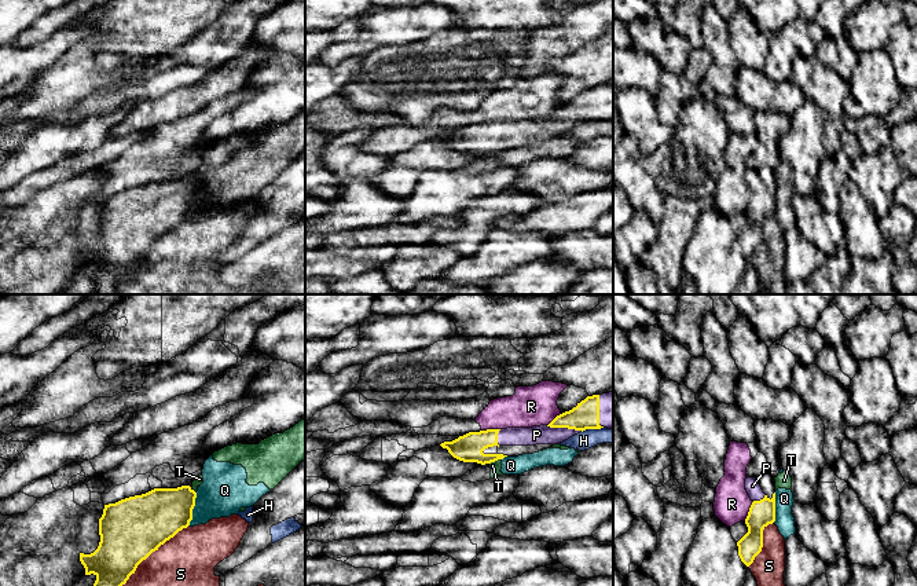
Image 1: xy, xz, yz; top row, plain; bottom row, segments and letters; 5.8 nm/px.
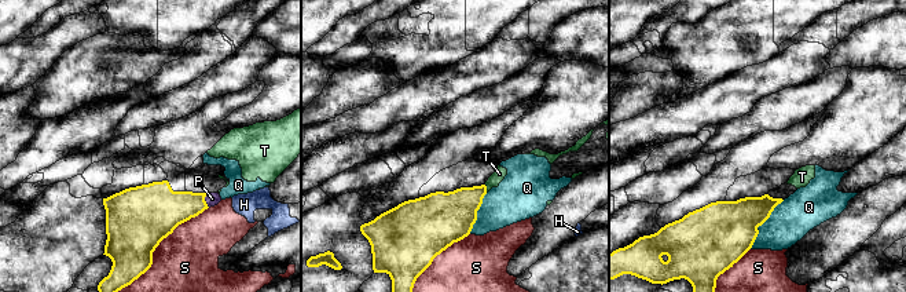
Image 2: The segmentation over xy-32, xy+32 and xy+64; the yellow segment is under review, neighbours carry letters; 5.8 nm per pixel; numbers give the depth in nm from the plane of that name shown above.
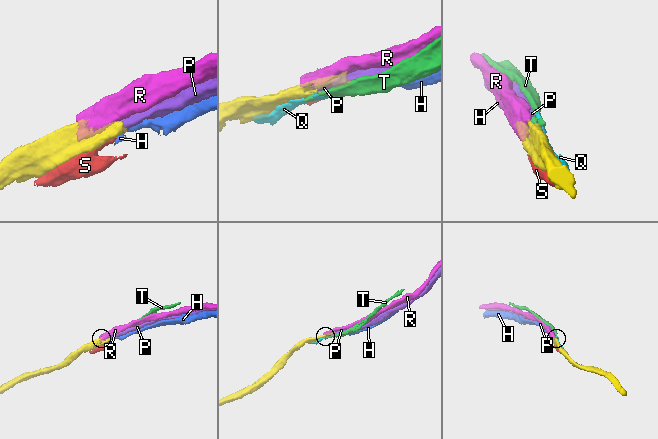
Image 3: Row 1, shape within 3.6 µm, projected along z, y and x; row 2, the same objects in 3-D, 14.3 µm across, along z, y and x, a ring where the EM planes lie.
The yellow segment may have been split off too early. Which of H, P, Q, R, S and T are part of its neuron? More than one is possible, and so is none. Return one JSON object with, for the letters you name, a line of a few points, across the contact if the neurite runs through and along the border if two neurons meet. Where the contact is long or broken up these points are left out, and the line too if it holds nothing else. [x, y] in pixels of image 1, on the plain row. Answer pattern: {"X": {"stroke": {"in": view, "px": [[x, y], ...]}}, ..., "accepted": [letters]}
{"accepted": ["P"]}

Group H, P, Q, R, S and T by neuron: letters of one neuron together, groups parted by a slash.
H S / P / Q T / R

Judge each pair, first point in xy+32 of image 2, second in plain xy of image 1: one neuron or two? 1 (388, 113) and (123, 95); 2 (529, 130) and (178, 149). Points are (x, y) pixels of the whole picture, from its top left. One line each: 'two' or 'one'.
1: one
2: two

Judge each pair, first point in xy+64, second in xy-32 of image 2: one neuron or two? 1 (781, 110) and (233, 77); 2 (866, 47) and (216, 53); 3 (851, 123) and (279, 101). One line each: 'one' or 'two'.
1: one
2: two
3: one

